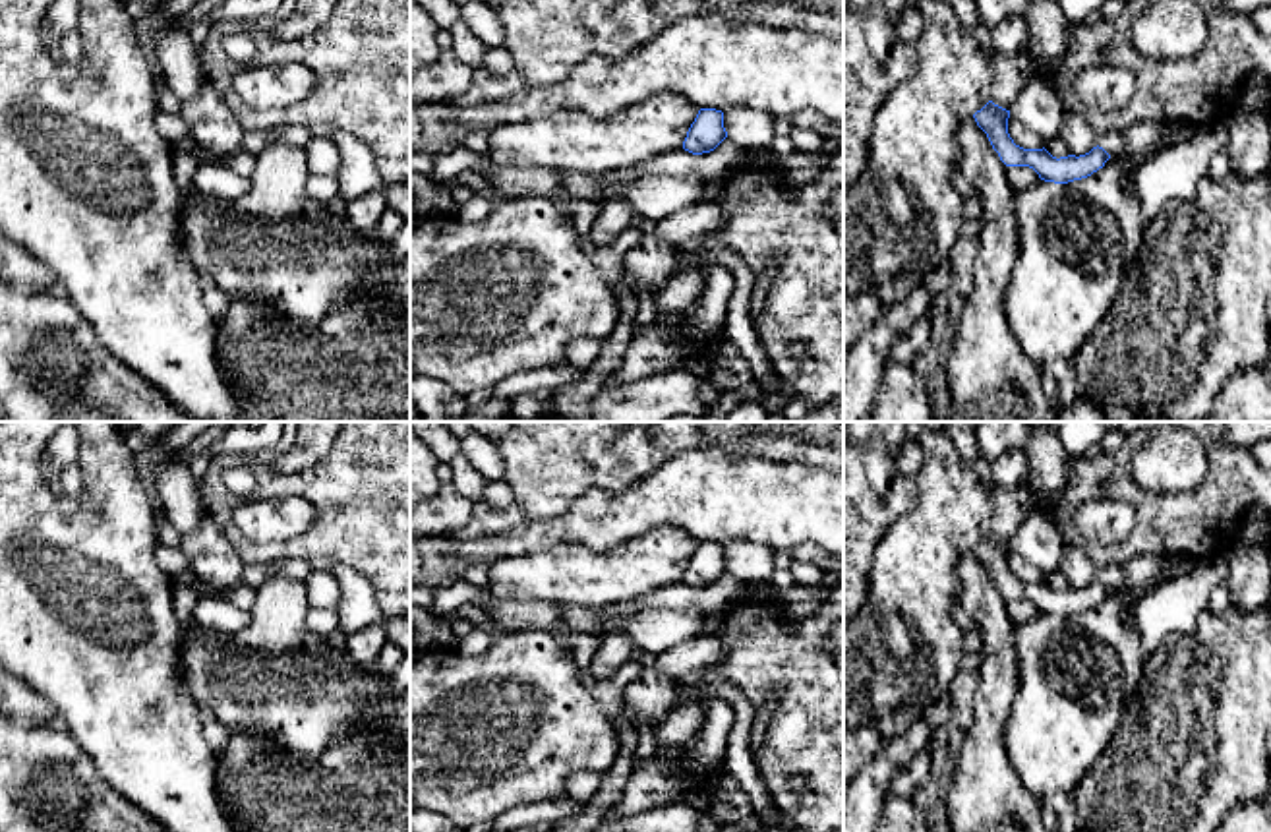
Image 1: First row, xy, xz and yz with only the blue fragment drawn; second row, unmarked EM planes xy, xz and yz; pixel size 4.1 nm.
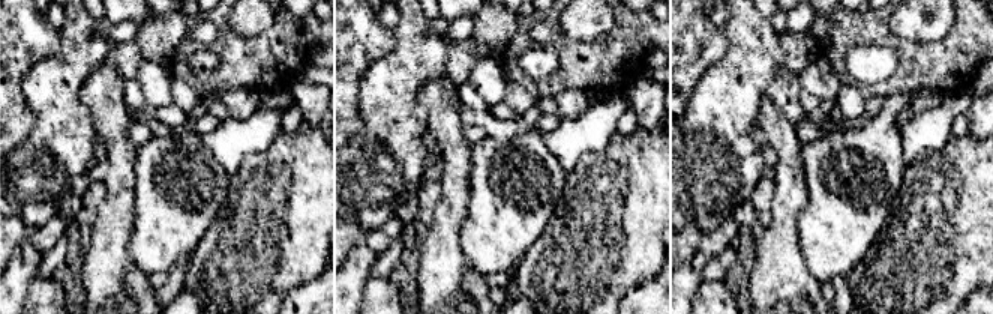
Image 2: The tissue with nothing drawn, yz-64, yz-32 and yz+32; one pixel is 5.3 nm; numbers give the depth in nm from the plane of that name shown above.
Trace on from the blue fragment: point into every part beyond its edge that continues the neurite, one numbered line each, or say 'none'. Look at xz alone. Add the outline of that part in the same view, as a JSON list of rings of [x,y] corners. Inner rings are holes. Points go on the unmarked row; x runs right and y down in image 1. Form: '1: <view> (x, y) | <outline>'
none

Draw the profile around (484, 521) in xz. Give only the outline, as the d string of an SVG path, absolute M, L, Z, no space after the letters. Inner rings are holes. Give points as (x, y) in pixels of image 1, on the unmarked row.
M486 501L474 503L474 513L470 520L458 528L451 530L445 536L451 536L455 540L474 540L489 534L505 532L524 520L522 507L518 501L505 509L493 509Z

